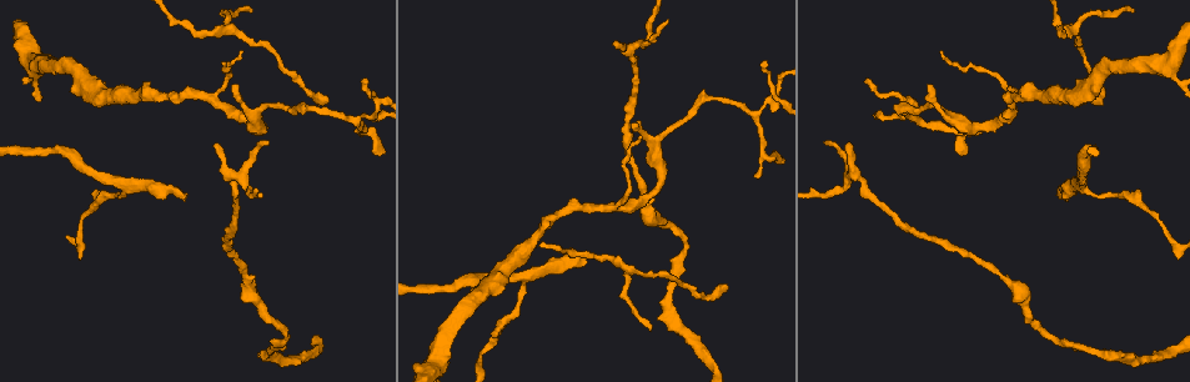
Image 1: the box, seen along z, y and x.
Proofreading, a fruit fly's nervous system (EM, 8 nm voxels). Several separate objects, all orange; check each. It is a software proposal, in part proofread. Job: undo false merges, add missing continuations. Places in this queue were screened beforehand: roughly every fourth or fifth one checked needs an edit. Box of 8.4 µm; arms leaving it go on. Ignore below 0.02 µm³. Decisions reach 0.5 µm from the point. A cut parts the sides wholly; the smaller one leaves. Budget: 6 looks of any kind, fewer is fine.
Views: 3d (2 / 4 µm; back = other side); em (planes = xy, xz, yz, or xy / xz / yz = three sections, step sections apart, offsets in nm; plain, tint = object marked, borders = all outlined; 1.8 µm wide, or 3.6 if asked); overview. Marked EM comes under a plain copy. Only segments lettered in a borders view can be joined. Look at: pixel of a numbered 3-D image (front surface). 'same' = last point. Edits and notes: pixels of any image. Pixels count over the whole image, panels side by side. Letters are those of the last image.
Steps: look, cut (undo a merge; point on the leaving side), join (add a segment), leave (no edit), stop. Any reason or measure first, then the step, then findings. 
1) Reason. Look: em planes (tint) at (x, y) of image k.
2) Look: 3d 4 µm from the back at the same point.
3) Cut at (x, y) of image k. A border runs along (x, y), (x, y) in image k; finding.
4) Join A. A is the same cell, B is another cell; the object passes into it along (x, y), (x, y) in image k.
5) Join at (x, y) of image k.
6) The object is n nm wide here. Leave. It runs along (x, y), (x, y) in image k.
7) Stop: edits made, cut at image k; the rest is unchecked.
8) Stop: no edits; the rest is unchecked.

An open end. Look: 3d 4 µm at (614, 46) of image 1.

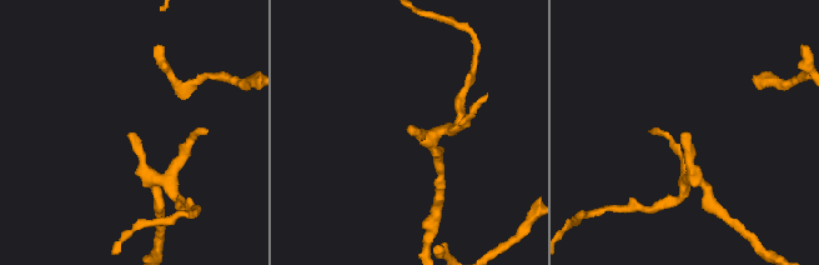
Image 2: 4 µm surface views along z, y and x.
Look: em planes (borders) at (132, 133) of image 2.

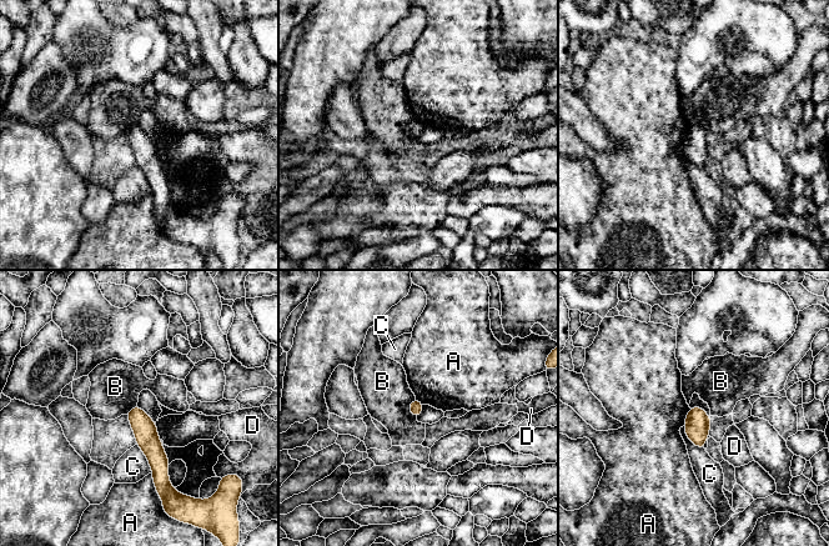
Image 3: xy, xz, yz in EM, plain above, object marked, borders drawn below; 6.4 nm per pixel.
The object is 90 nm wide here. Leave. A, B, C and D are other cells; it runs along (136, 409), (157, 459), (157, 482) in image 3; no lettered segment goes on from it.

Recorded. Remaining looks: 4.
Sudden change in width. Look: 3d 4 µm at (1011, 282) of image 1.

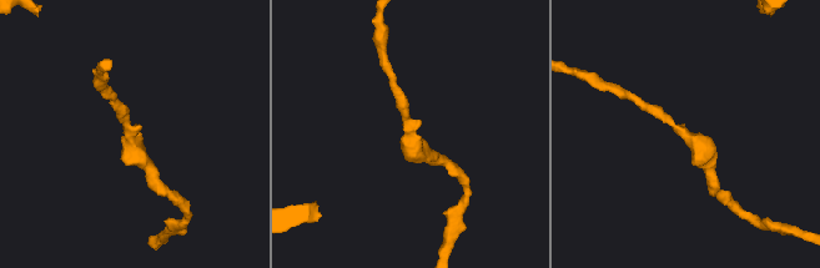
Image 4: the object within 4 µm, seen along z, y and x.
Shape alone is not enough. Look: em planes (borders) at (129, 136) of image 4.

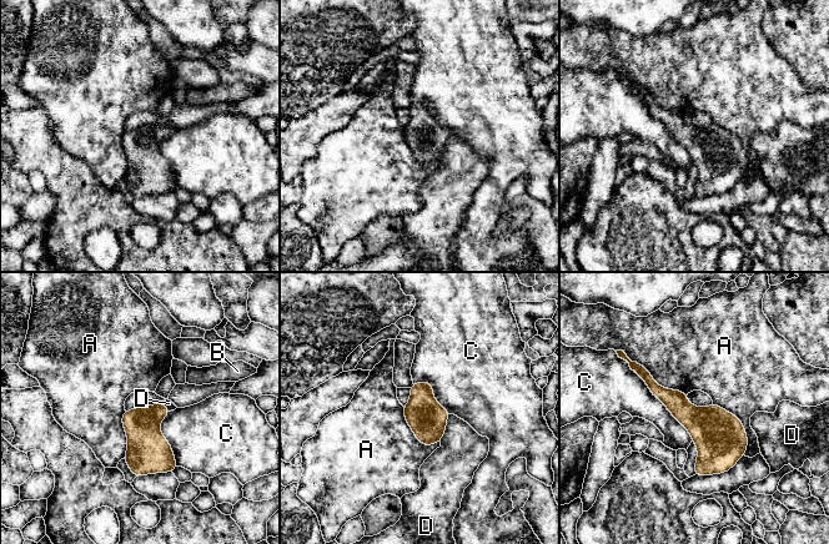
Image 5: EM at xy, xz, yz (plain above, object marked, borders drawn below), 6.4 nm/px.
The object is 220 nm wide here. Leave. A, B, C and D are other cells; a border runs along (713, 402), (742, 423), (744, 454) in image 5; one neuron here.

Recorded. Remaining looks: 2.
An open end. Look: 3d 2 µm from the back at (583, 260) of image 1.

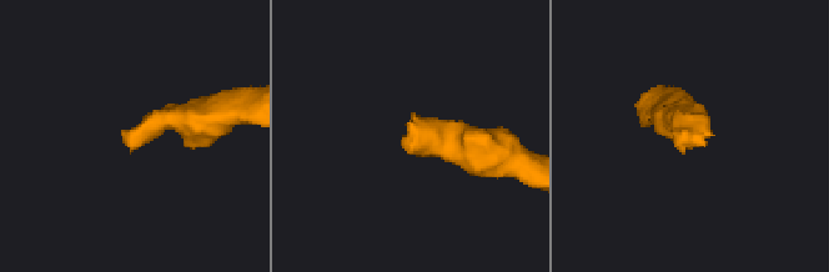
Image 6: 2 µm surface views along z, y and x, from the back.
Look: em planes (borders) at (681, 151) of image 6.

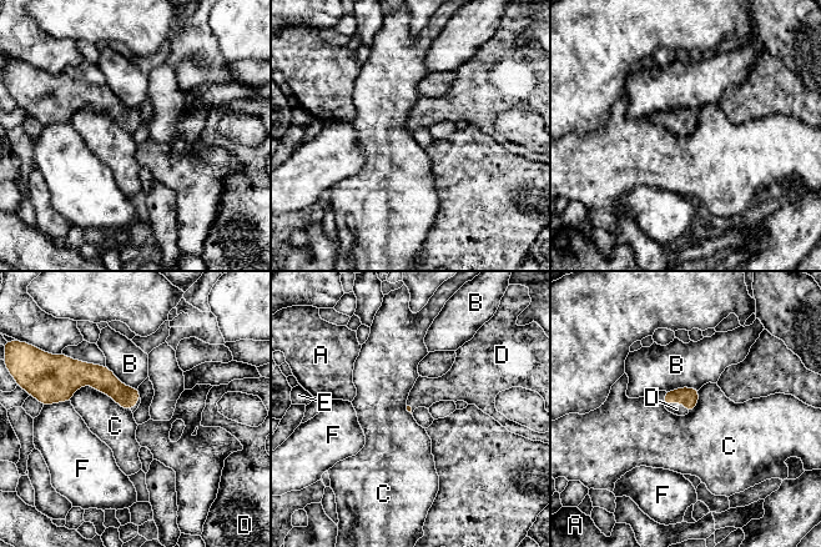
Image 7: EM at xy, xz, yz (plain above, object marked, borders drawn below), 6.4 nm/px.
Join D. D is the same cell, A, B, C, E and F are other cells; the neuron continues.

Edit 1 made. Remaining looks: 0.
Stop: edits made, join at image 7; the rest is unchecked.

